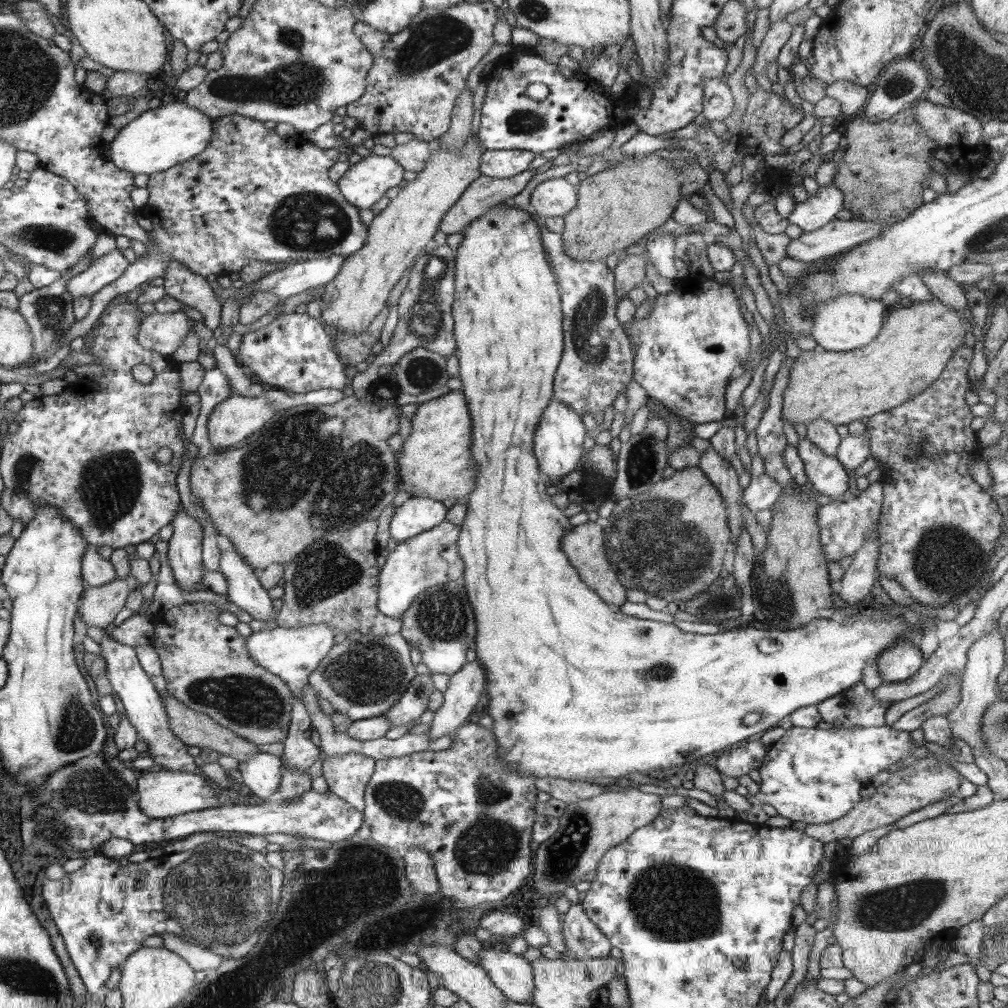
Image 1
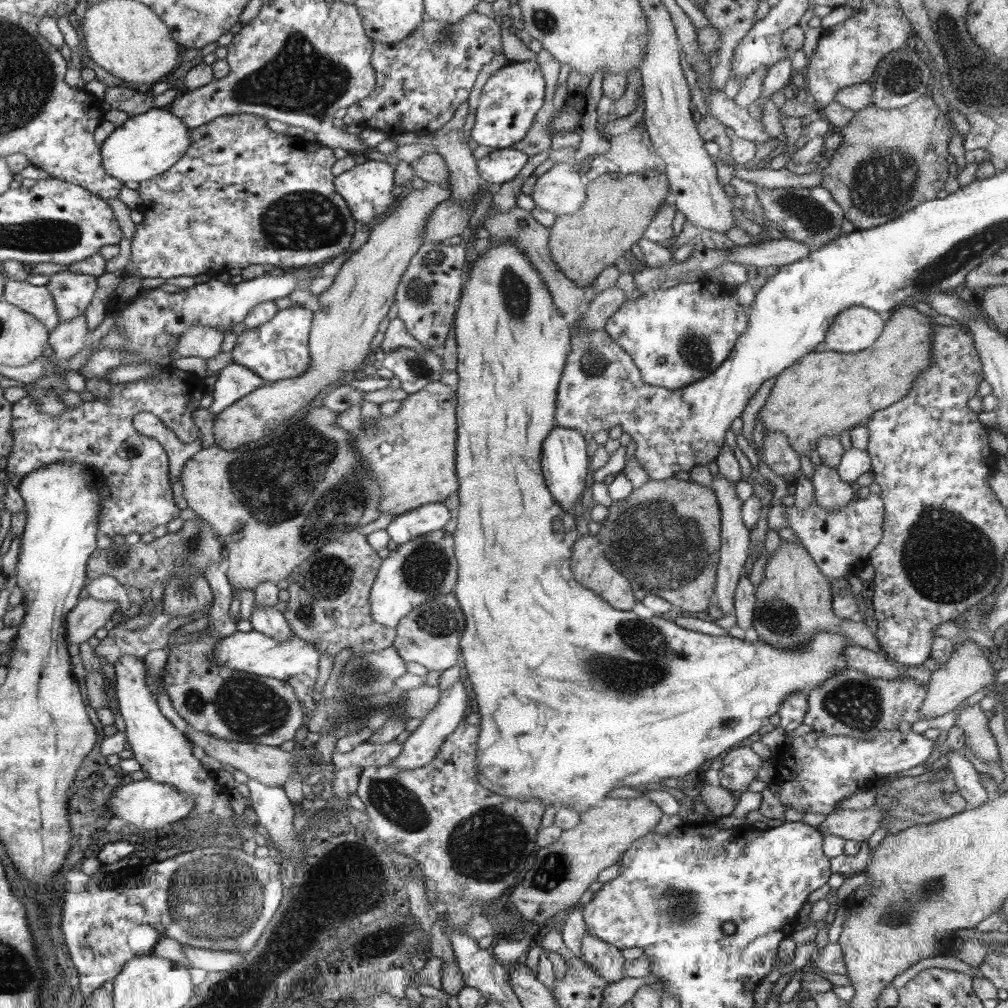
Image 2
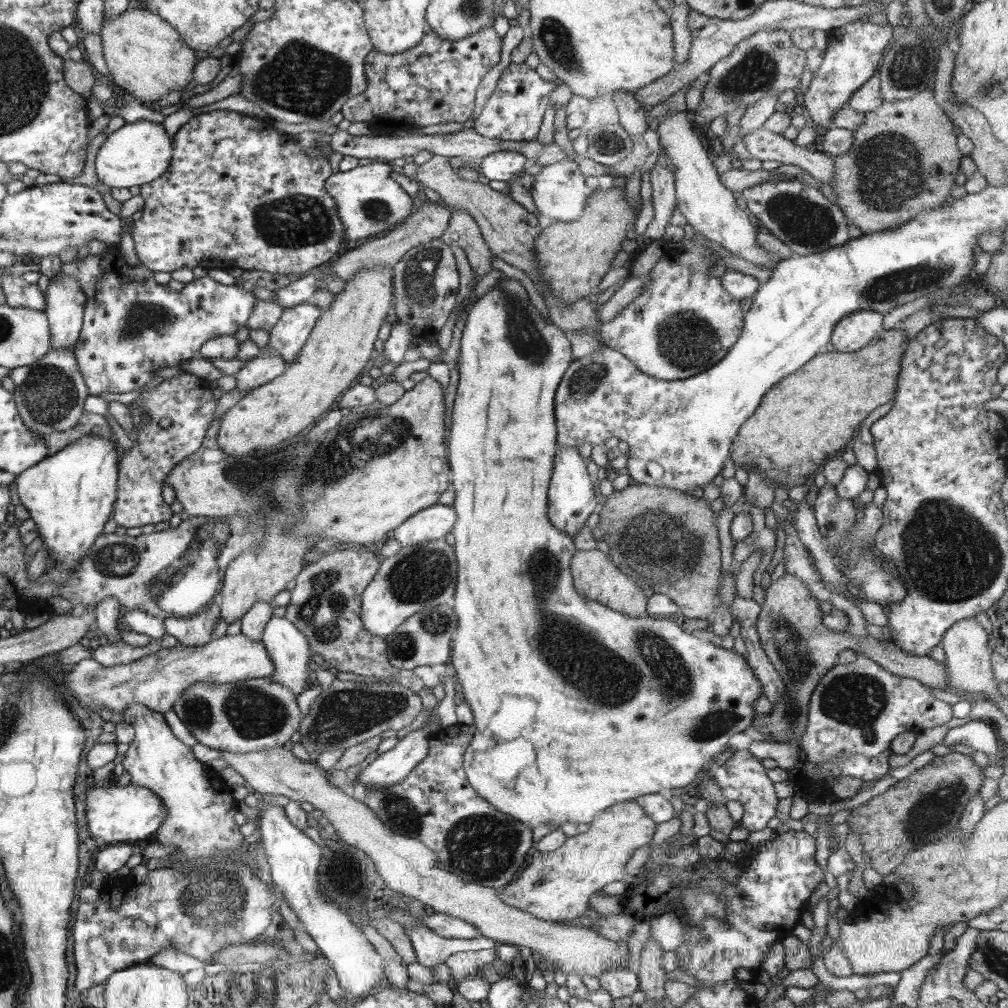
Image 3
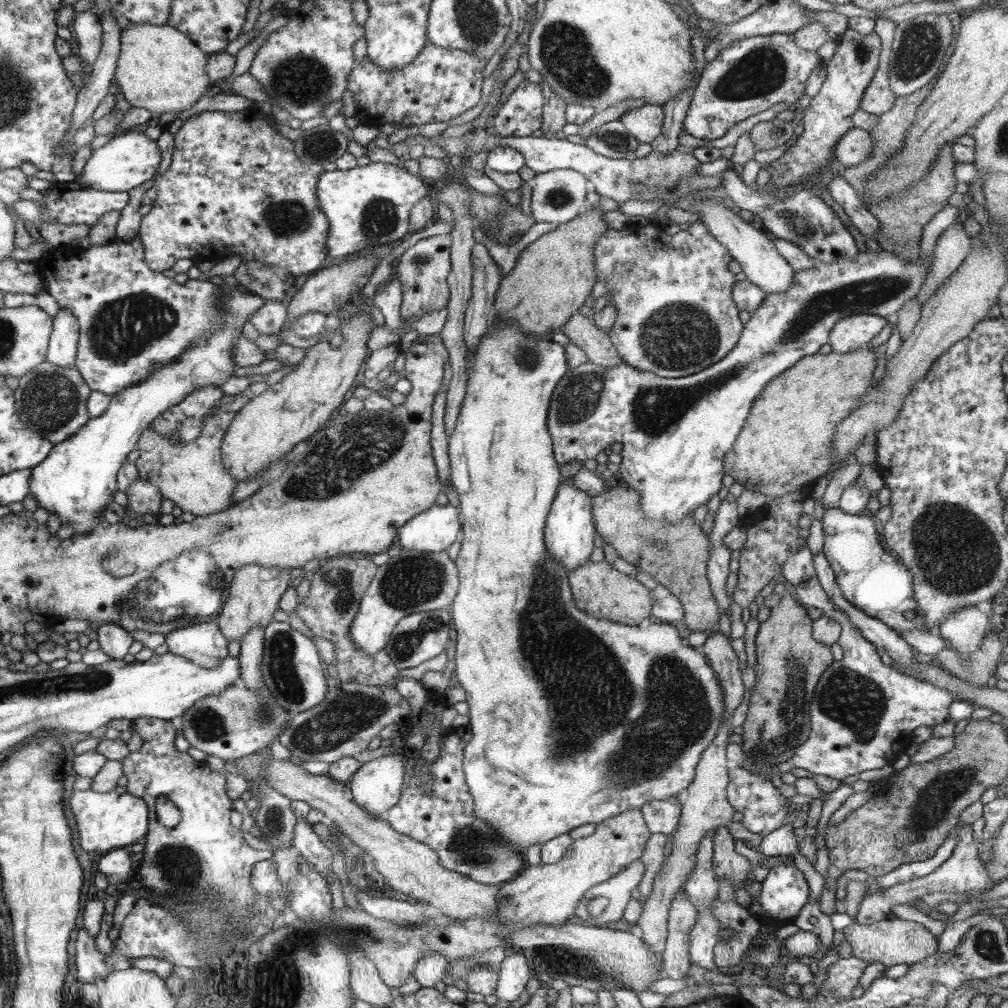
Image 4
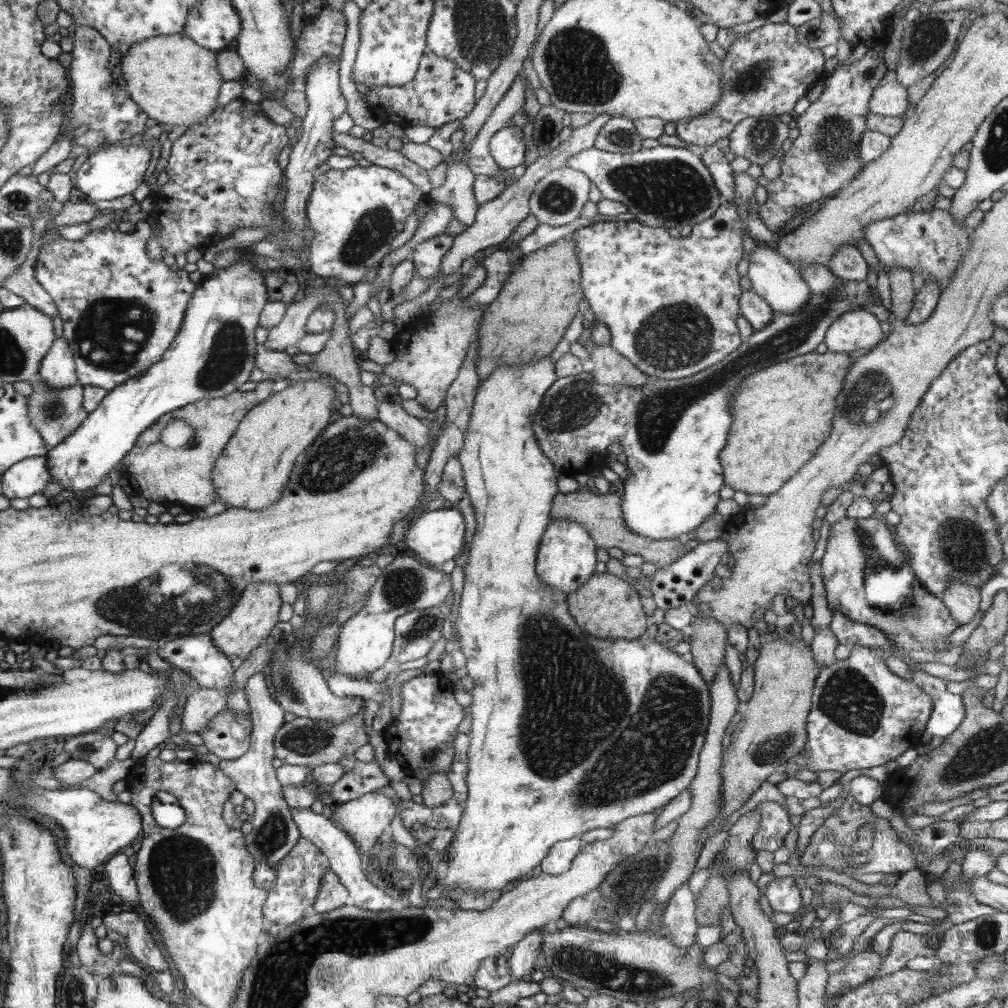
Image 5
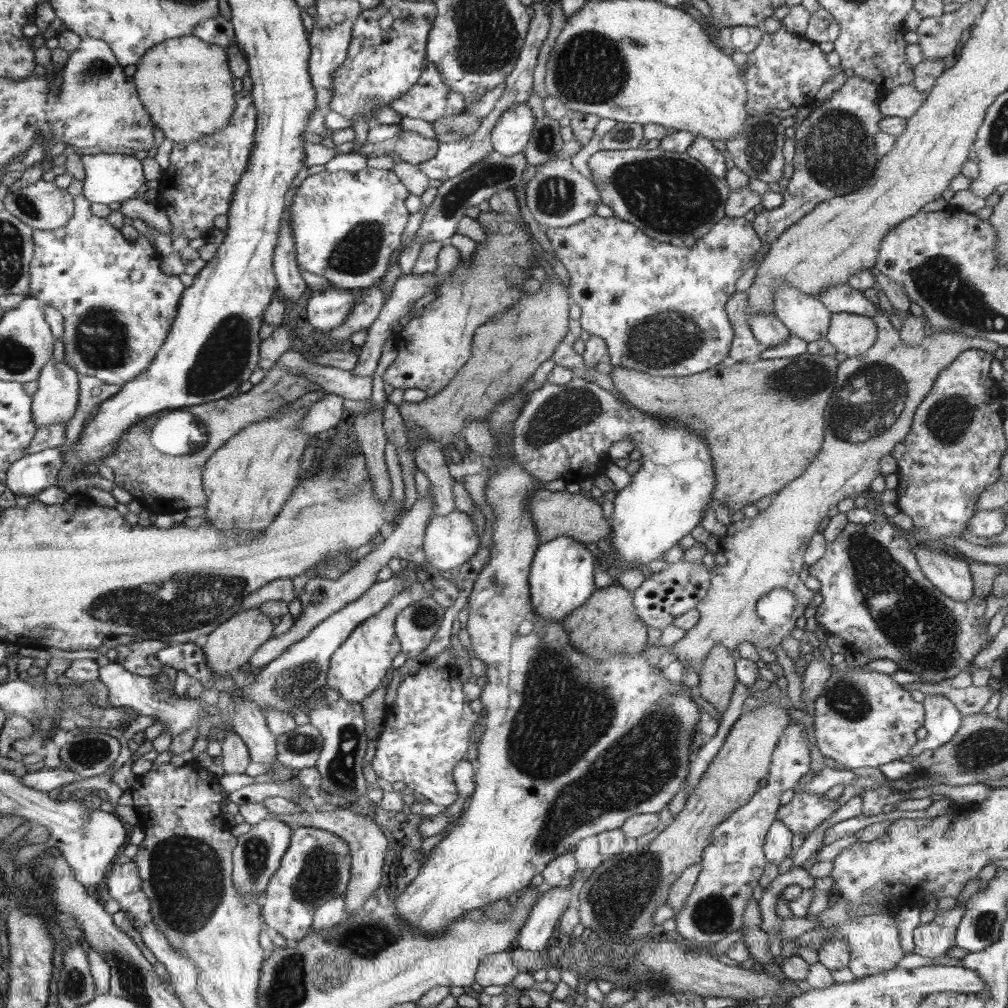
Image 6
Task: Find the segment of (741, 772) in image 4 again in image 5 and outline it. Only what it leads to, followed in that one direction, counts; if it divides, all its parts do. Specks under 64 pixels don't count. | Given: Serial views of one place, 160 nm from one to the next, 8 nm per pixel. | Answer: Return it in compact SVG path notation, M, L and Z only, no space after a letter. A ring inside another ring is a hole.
M762 801L754 810L760 811L761 823L759 831L754 835L753 847L756 850L776 852L784 845L786 834L790 832L792 823L784 807L775 801Z

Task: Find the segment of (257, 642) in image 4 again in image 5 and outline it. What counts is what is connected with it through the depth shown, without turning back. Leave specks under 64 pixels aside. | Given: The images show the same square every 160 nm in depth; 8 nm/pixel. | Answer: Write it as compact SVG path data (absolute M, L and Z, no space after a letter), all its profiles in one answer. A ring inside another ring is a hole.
M263 671L250 677L244 686L246 691L246 698L248 698L251 706L251 718L253 720L253 734L252 744L249 752L238 757L236 760L228 760L223 762L222 770L236 783L236 788L242 792L244 796L250 798L255 802L255 813L250 817L250 822L253 824L252 832L246 834L247 847L253 858L257 863L268 863L270 867L277 867L281 860L288 856L293 850L294 845L301 840L301 831L297 823L292 817L292 811L289 809L289 803L285 801L283 786L284 784L277 778L277 769L272 765L272 759L276 757L275 742L278 730L286 723L284 714L286 714L285 707L274 701L270 697L268 687L266 687L266 676Z

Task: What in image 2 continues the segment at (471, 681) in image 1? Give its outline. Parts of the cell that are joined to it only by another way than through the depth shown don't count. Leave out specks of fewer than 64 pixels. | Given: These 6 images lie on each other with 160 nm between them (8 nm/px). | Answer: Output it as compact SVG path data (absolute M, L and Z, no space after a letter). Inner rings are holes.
M459 678L454 686L441 692L436 706L426 714L422 724L408 736L408 739L403 743L401 753L397 757L394 757L390 763L396 766L398 770L414 770L430 764L441 749L441 744L450 735L454 734L454 730L465 721L469 711L466 699L464 679Z

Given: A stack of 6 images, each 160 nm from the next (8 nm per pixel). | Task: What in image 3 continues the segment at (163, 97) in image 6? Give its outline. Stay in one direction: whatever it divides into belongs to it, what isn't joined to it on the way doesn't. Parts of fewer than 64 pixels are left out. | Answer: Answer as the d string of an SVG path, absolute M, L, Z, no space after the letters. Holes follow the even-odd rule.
M131 6L116 18L104 18L99 34L113 82L142 105L159 102L172 90L181 92L192 82L196 52L161 15L144 7Z

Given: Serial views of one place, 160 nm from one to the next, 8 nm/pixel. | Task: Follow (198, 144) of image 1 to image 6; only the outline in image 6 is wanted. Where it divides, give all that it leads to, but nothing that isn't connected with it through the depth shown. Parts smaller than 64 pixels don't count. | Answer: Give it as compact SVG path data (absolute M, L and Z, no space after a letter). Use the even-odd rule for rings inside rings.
M96 154L96 156L81 156L84 166L84 195L90 202L112 204L112 202L128 201L134 198L138 188L146 182L142 171L142 163L136 156L122 154Z

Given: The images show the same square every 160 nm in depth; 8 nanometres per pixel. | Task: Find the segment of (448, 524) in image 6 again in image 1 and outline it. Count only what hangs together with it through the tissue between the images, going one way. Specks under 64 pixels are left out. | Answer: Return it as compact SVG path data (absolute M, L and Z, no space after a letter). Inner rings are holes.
M410 497L390 520L389 530L396 542L408 541L417 534L424 533L441 524L446 519L449 508L437 499Z

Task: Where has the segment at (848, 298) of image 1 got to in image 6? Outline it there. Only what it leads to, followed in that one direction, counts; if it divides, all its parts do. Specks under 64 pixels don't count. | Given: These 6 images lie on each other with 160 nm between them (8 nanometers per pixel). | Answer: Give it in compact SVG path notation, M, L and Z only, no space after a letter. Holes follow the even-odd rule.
M831 313L826 338L838 353L855 357L864 354L875 342L877 324L873 318L858 314Z

